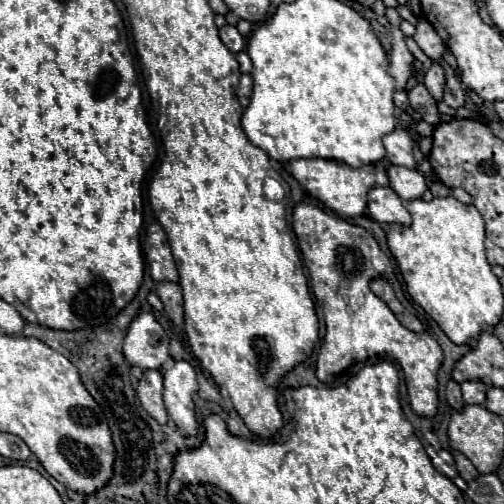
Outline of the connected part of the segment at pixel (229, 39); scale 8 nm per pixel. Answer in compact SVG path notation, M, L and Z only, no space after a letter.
M222 26L220 28L220 40L232 50L232 52L242 52L244 50L244 38L240 36L240 32L236 30L236 26Z

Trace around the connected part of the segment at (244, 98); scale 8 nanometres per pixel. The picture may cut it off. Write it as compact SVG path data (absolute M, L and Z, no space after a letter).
M242 74L240 84L238 84L238 90L236 90L236 96L238 96L238 100L240 100L242 108L246 108L246 106L248 106L250 94L252 94L252 78L250 78L250 74Z

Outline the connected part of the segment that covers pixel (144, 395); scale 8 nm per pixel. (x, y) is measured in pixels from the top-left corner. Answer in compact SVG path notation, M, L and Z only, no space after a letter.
M146 370L138 384L138 400L144 406L144 410L160 424L166 424L168 414L166 406L162 402L162 372L160 370Z

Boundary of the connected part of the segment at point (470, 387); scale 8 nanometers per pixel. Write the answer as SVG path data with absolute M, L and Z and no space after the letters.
M468 380L460 384L462 396L466 404L484 404L486 400L486 386L480 380Z

